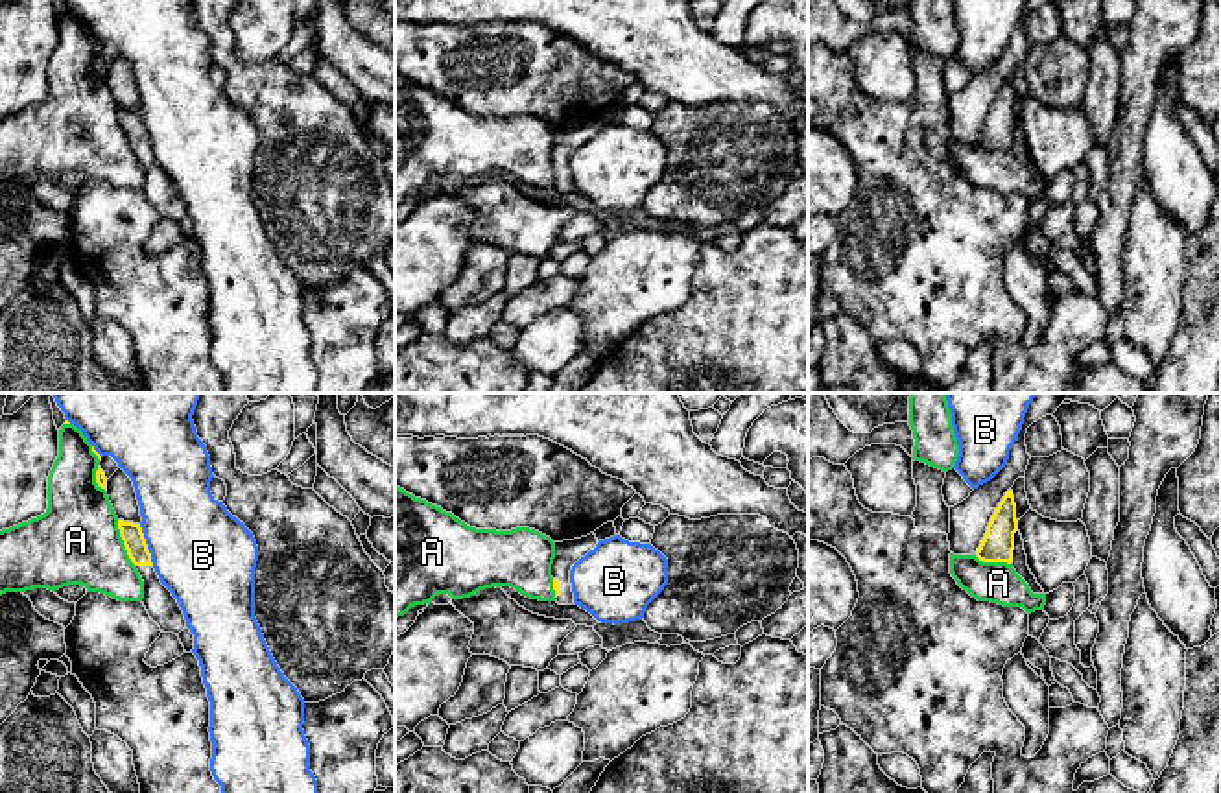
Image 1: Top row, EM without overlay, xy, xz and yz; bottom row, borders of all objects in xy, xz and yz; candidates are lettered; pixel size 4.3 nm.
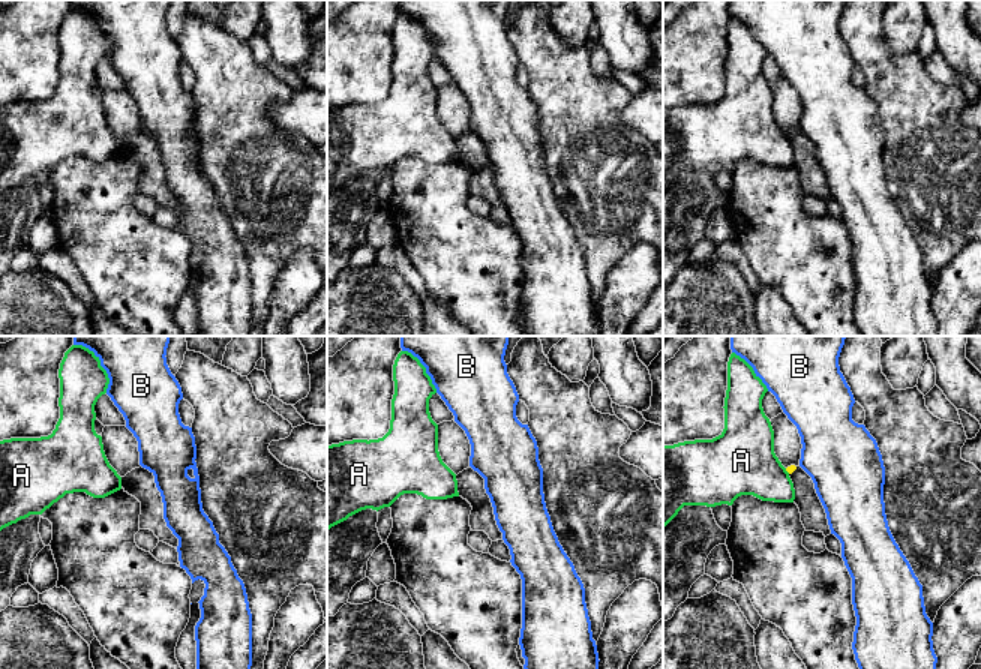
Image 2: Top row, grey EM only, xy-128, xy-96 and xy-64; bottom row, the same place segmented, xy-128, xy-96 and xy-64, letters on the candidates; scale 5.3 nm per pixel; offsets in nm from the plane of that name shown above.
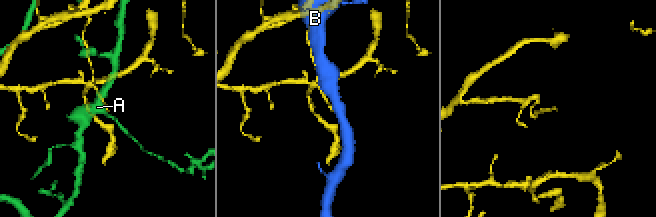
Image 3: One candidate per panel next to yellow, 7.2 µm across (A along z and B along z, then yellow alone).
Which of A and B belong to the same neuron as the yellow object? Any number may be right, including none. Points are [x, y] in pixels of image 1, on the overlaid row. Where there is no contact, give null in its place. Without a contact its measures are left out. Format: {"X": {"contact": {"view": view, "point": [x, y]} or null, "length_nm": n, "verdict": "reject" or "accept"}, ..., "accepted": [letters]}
{"A": {"contact": {"view": "xy", "point": [124, 544]}, "length_nm": 220, "verdict": "reject"}, "B": {"contact": {"view": "xy", "point": [146, 544]}, "length_nm": 200, "verdict": "reject"}, "accepted": []}

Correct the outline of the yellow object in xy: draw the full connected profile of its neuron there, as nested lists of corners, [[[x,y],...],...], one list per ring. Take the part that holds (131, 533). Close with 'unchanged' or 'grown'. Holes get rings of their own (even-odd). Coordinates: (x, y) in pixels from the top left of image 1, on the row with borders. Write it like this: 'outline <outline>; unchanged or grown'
outline [[[118,520],[118,529],[127,555],[144,581],[142,603],[149,618],[160,627],[160,631],[179,634],[186,629],[184,614],[153,568],[140,524]]]; grown

